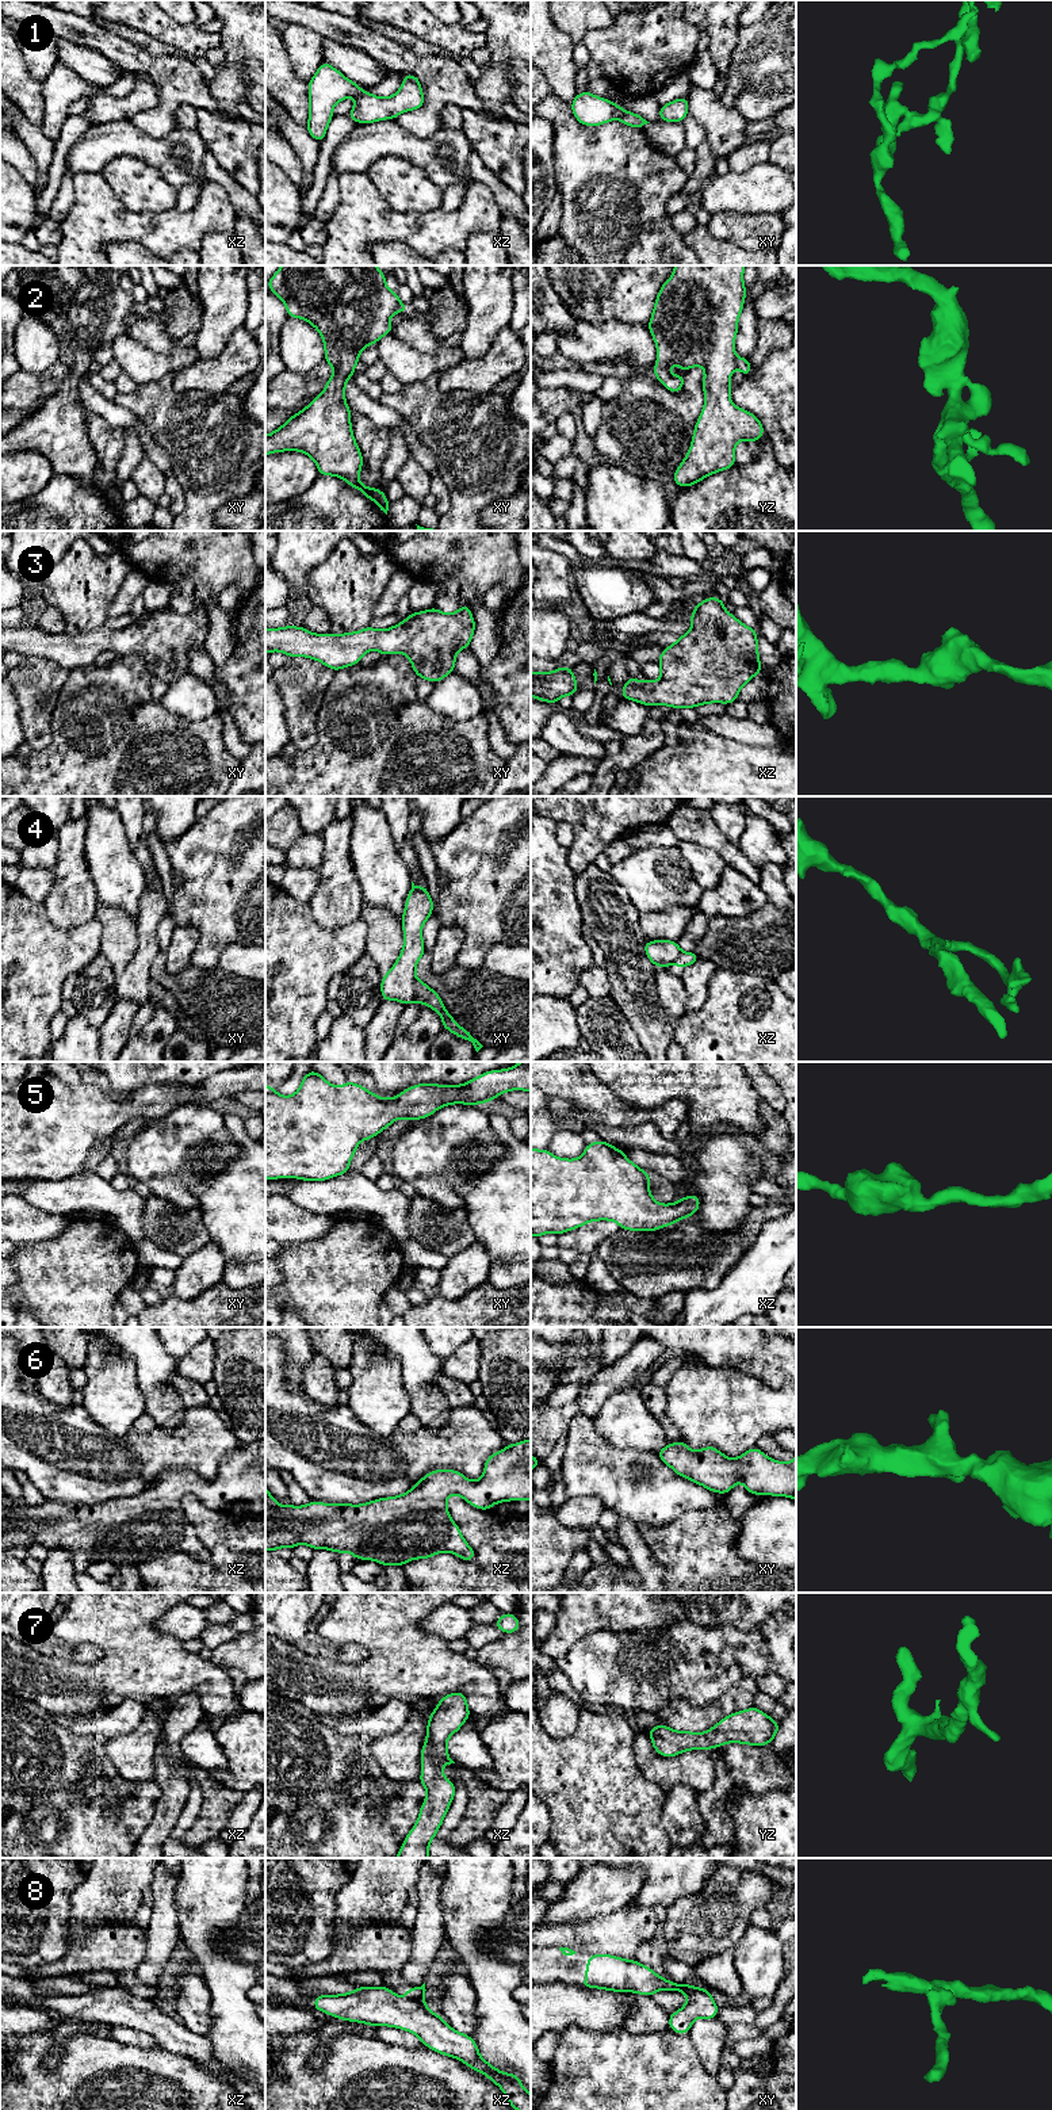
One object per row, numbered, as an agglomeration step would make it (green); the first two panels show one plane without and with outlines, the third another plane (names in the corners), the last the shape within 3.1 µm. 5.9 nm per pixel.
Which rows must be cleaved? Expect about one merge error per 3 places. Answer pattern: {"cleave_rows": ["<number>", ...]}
{"cleave_rows": ["1", "4", "8"]}

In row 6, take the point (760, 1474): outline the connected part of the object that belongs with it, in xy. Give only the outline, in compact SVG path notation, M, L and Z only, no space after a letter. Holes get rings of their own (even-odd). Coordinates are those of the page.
M682 1440L655 1453L674 1473L712 1492L727 1494L739 1482L753 1495L789 1497L796 1501L796 1453L791 1463L781 1463L754 1446L730 1459L715 1446L691 1450Z

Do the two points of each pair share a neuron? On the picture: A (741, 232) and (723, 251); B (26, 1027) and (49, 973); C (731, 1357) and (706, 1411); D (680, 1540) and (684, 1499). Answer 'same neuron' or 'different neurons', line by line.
A: different neurons
B: same neuron
C: different neurons
D: different neurons

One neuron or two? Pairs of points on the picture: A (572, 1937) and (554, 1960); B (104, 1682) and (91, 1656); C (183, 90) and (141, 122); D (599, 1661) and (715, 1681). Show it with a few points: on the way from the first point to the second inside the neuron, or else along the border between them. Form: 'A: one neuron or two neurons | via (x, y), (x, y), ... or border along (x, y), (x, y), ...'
A: two neurons | border along (544, 1946), (567, 1946), (577, 1952), (596, 1954)
B: two neurons | border along (104, 1651), (100, 1659), (91, 1663), (64, 1661)
C: one neuron | via (172, 100), (152, 121)
D: one neuron | via (627, 1667), (655, 1667), (668, 1675), (687, 1675)

